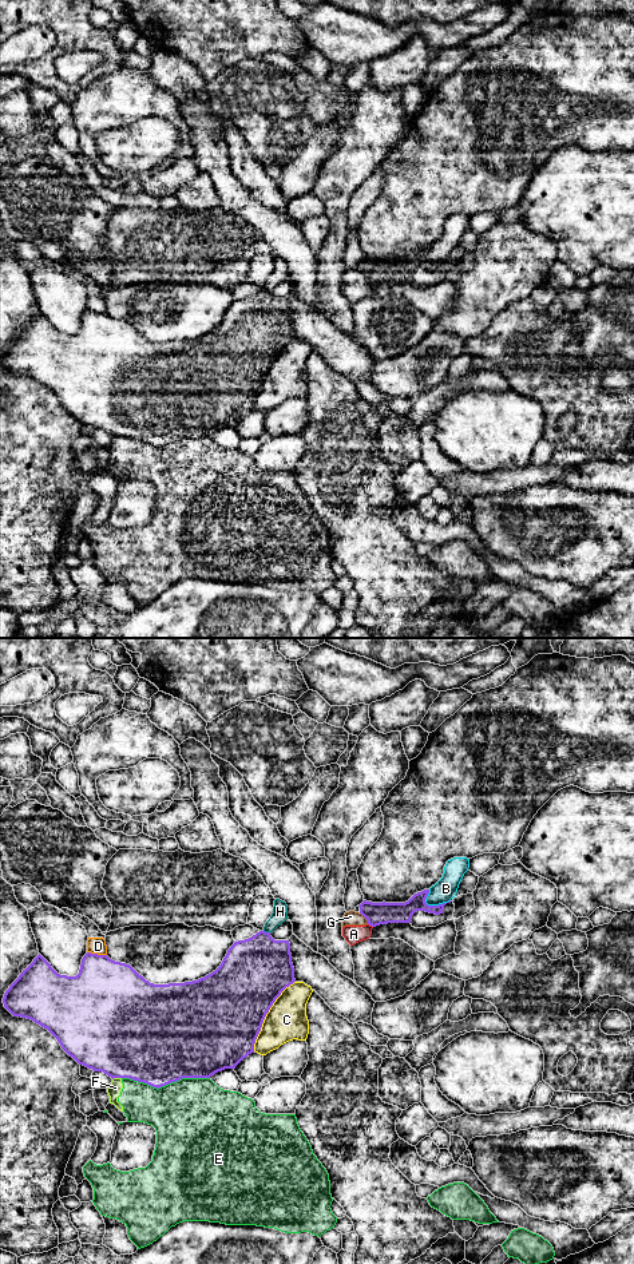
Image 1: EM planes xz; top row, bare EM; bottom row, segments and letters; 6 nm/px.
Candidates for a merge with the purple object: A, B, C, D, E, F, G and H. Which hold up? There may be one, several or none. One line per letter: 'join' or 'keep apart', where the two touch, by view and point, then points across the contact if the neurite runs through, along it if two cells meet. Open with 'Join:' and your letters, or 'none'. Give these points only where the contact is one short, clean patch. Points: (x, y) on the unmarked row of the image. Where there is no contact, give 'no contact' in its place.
Join: none
A: keep apart | xz (371, 282)
B: keep apart | xz (436, 264)
C: keep apart | xz (265, 373)
D: keep apart | xz (96, 312)
E: keep apart | xz (166, 442)
F: keep apart | xz (117, 435)
G: keep apart | xz (364, 274) | along xz (360, 270), (368, 281)
H: keep apart | xz (266, 290) | along xz (264, 288), (269, 290)

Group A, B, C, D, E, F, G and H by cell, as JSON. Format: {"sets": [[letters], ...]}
{"sets": [["A", "G"], ["B"], ["C"], ["D"], ["E", "F"], ["H"]]}

